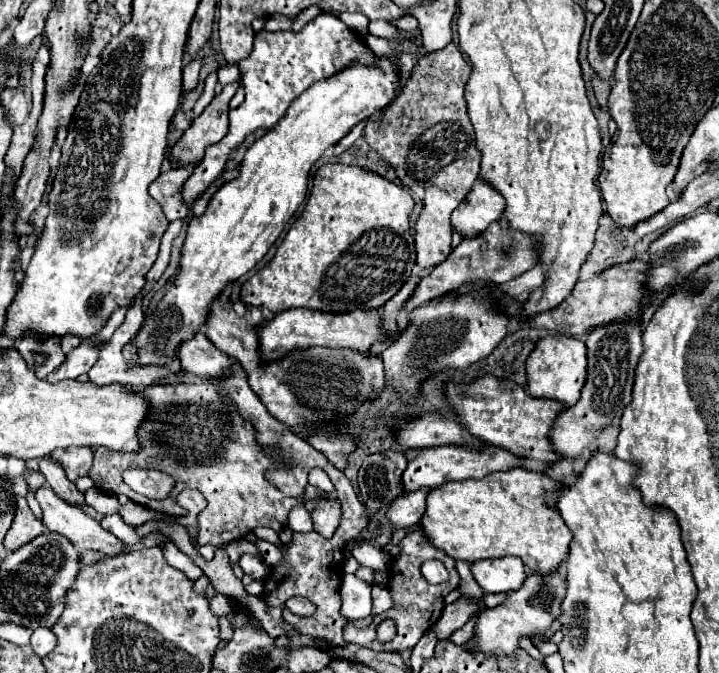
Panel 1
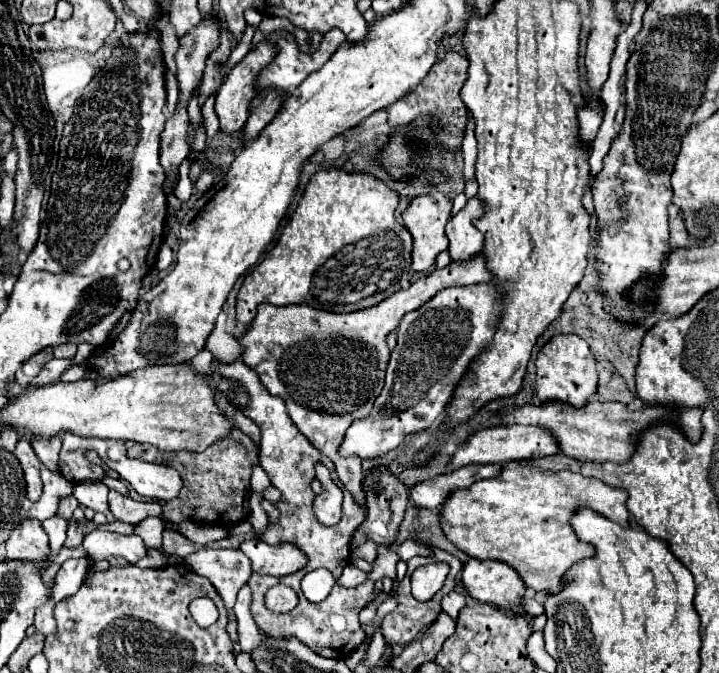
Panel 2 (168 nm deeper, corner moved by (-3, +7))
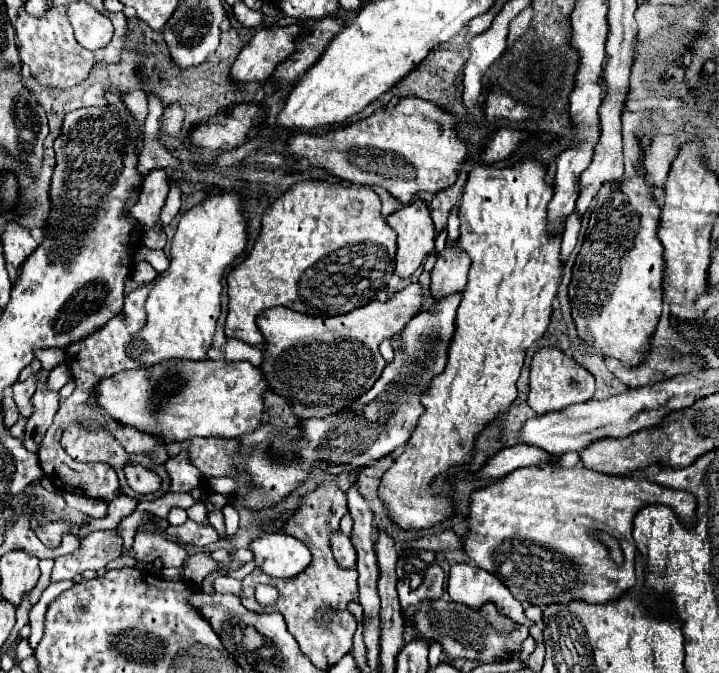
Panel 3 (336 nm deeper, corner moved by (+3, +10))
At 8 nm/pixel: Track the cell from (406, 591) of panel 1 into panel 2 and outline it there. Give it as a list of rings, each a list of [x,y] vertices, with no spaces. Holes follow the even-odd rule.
[[[422,543],[422,545],[426,545],[426,547],[430,547],[432,549],[432,557],[412,557],[410,561],[408,561],[408,573],[406,573],[406,577],[400,581],[400,585],[396,587],[396,591],[398,591],[398,599],[400,599],[400,605],[396,607],[396,611],[392,611],[392,613],[388,613],[384,619],[382,619],[382,629],[384,629],[384,633],[386,633],[386,641],[390,643],[390,645],[408,645],[408,643],[412,643],[414,639],[418,639],[418,635],[422,635],[422,631],[438,617],[438,613],[442,611],[442,607],[440,607],[440,601],[442,601],[442,597],[446,595],[446,593],[450,593],[452,589],[454,589],[454,581],[456,581],[456,575],[462,571],[462,561],[458,559],[458,557],[454,557],[454,555],[450,555],[450,553],[446,553],[446,551],[442,551],[442,549],[438,549],[438,547],[432,547],[432,545],[428,545],[428,543]],[[436,561],[446,561],[448,565],[450,565],[450,573],[448,573],[448,577],[446,577],[446,583],[444,583],[444,587],[430,599],[430,601],[416,601],[414,597],[412,597],[412,593],[410,593],[410,577],[412,577],[412,571],[414,569],[418,569],[418,567],[422,567],[422,565],[428,565],[428,563],[436,563]]]

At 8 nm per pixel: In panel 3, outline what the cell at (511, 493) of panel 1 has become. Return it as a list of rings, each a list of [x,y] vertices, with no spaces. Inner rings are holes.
[[[528,466],[528,468],[520,468],[520,470],[514,470],[512,474],[508,474],[502,482],[496,482],[496,484],[490,484],[482,490],[476,490],[472,492],[472,504],[470,504],[470,518],[468,518],[468,534],[464,536],[464,544],[466,544],[466,554],[468,558],[480,566],[482,570],[494,574],[500,578],[500,582],[512,592],[512,596],[520,602],[526,602],[526,604],[534,604],[534,606],[550,606],[550,604],[566,604],[566,602],[574,602],[574,600],[582,600],[582,602],[588,602],[588,604],[606,604],[610,600],[618,600],[620,596],[624,596],[632,586],[634,586],[634,562],[636,562],[636,546],[632,542],[632,520],[636,516],[636,512],[648,504],[664,504],[668,508],[674,510],[674,514],[678,516],[678,520],[682,524],[692,524],[692,520],[696,520],[696,498],[690,494],[690,492],[684,492],[684,490],[674,490],[674,488],[666,488],[666,486],[660,486],[648,478],[632,478],[632,476],[606,476],[606,474],[600,474],[600,472],[594,472],[594,470],[588,470],[588,468],[572,468],[572,470],[566,470],[566,468],[560,468],[560,466]],[[590,530],[594,532],[606,532],[610,534],[612,538],[616,538],[620,542],[620,548],[624,552],[624,564],[616,564],[612,558],[610,558],[610,552],[606,548],[606,544],[602,544],[598,538],[594,538],[590,534]]]

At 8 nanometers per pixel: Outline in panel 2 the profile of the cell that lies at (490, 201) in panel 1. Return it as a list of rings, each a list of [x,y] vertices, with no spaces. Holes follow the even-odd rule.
[[[470,197],[466,207],[448,221],[446,235],[450,239],[452,261],[466,261],[484,249],[484,235],[474,227],[474,219],[480,219],[482,213],[482,201],[478,197]]]

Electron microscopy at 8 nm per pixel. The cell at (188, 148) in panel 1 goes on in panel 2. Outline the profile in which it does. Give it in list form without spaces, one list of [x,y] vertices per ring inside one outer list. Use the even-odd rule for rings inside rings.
[[[262,41],[256,51],[250,51],[226,77],[216,95],[216,115],[222,133],[236,133],[248,117],[248,105],[254,97],[254,79],[260,67],[274,59],[274,47]]]

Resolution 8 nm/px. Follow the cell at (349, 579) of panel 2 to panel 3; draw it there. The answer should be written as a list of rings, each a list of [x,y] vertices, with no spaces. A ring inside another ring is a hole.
[[[336,530],[330,534],[330,544],[332,544],[334,558],[342,568],[352,568],[356,564],[356,552],[352,548],[352,542],[342,530]]]

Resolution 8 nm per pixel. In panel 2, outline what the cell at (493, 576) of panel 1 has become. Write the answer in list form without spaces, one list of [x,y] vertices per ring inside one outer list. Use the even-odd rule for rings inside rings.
[[[468,559],[462,569],[462,583],[470,597],[522,613],[520,599],[524,597],[524,581],[508,563],[496,559]]]

